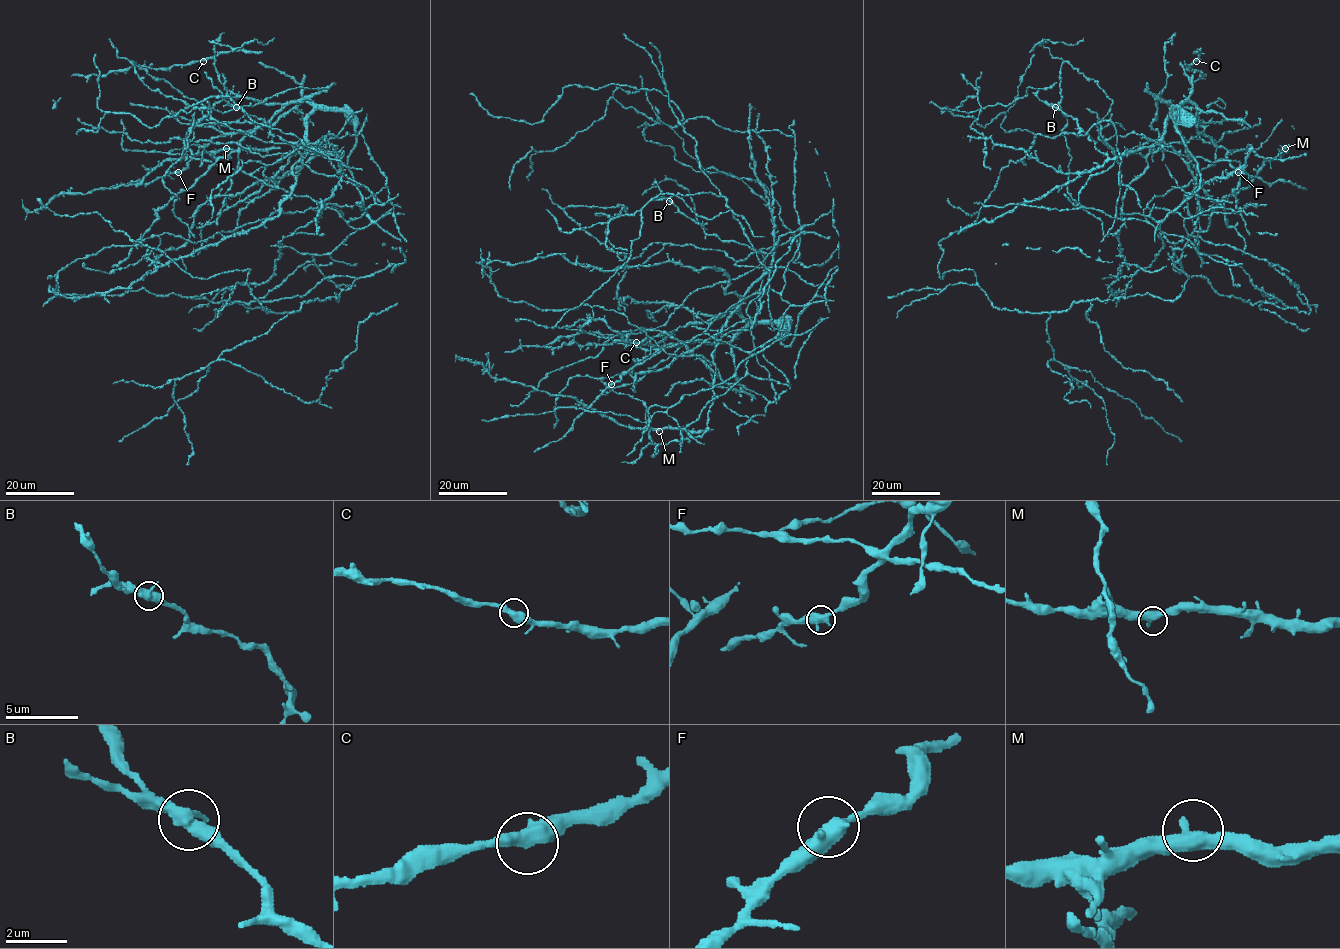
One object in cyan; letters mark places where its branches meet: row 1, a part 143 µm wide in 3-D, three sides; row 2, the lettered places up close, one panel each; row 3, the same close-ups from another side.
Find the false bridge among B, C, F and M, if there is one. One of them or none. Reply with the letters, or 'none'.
none

